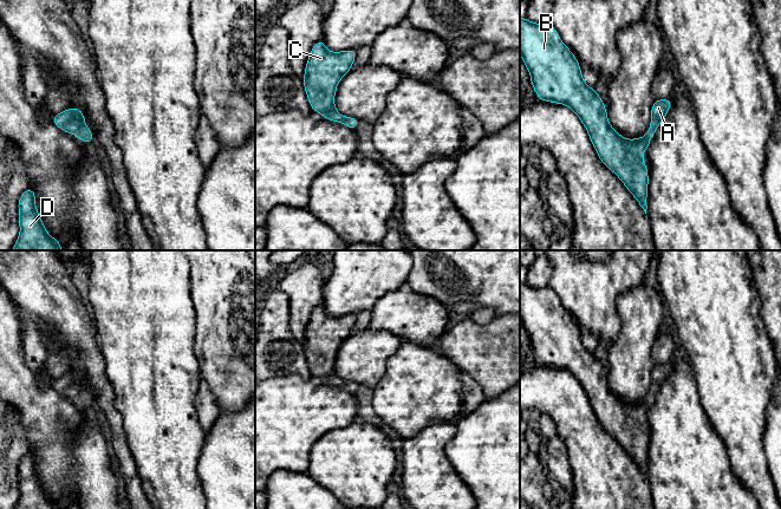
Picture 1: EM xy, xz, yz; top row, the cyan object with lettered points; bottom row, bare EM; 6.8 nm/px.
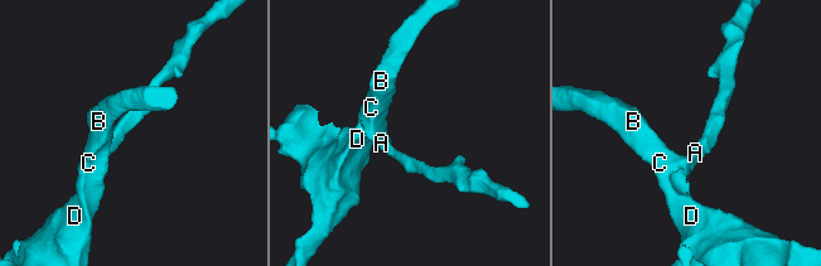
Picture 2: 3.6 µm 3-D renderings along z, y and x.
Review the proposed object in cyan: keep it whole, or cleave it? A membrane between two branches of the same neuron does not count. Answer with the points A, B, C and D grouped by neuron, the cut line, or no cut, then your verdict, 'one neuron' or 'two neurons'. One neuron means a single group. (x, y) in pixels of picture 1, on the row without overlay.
A B C D | no cut | one neuron

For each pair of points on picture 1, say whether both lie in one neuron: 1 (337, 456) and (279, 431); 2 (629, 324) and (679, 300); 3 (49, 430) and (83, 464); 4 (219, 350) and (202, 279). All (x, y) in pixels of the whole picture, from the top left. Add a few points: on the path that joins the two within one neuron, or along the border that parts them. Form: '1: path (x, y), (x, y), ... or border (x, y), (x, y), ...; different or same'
1: border (337, 430), (330, 430), (314, 443), (306, 472); different
2: border (659, 291), (665, 301); different
3: path (57, 438), (75, 456); same
4: path (219, 332), (219, 297); same

